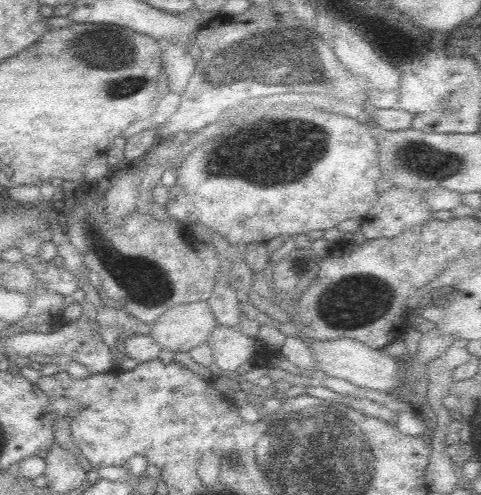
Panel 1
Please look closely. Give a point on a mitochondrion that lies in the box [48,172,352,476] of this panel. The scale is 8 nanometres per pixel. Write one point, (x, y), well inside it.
(144, 282)

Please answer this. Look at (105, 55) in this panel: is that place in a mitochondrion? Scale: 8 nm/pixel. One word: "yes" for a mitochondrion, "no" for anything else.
yes

